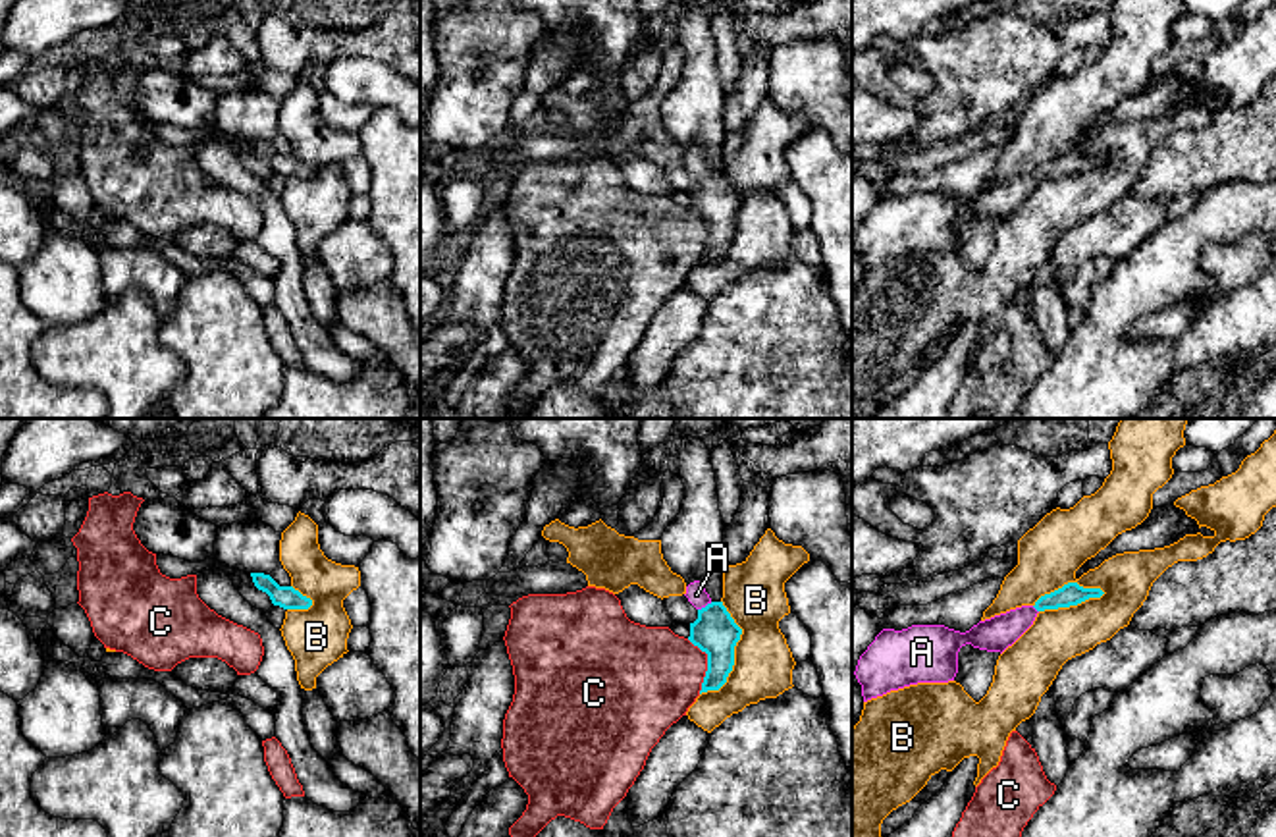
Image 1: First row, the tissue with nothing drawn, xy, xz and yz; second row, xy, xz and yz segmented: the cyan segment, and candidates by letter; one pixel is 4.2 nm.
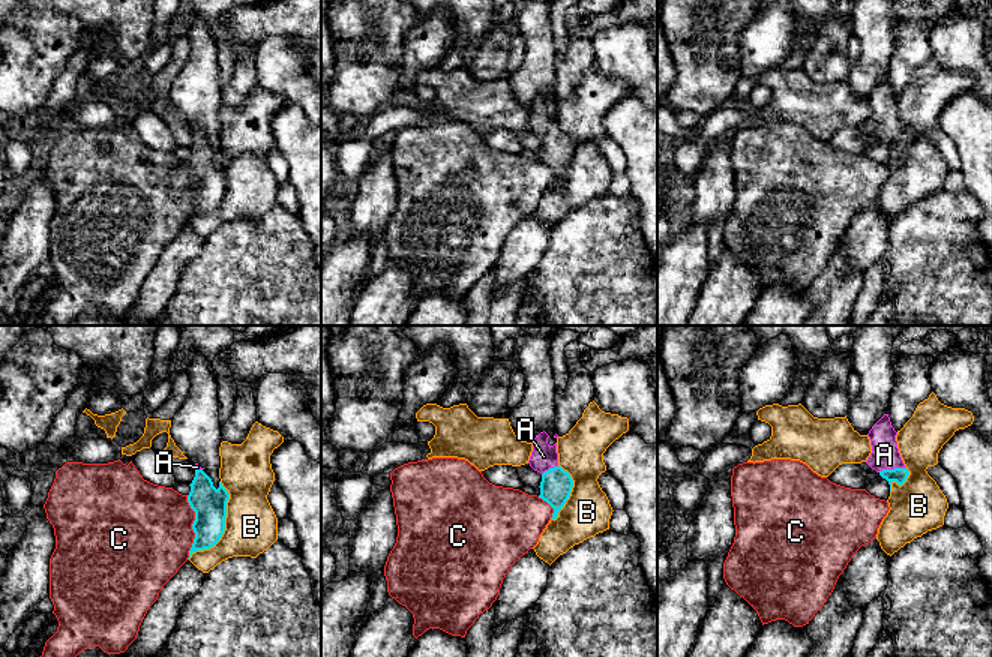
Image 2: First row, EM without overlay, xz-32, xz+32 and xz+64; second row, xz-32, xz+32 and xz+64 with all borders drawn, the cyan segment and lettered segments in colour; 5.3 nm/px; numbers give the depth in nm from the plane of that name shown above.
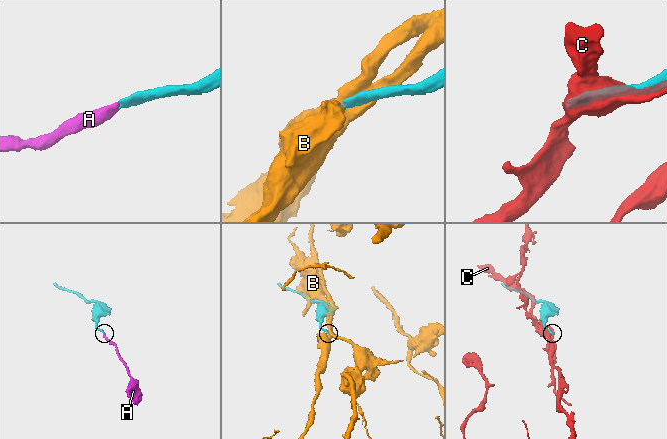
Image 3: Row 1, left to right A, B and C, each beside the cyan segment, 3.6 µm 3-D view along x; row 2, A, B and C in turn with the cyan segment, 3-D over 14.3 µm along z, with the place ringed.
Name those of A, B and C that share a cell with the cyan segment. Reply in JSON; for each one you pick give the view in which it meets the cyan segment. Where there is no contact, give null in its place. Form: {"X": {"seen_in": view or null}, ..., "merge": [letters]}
{"A": {"seen_in": "xz"}, "merge": ["A"]}

